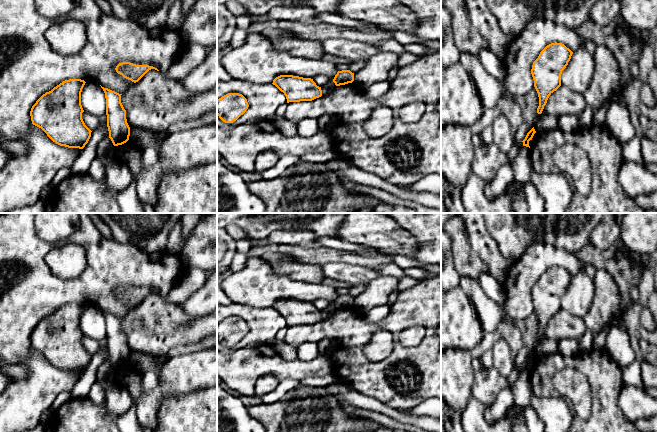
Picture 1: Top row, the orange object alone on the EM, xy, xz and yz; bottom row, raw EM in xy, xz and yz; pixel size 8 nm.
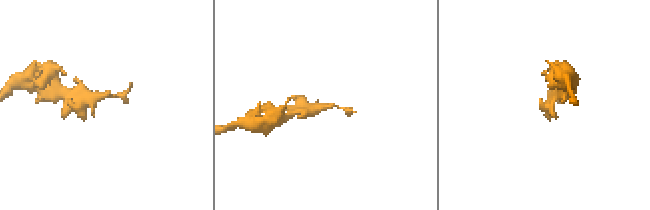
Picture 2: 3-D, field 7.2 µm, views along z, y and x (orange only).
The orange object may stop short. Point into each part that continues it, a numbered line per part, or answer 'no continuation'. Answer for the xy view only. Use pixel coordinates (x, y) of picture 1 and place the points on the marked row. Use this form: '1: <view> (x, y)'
no continuation

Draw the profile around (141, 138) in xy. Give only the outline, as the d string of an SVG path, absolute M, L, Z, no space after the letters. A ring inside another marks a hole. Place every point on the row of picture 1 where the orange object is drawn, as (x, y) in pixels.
M130 127L129 141L140 149L148 146L156 146L160 151L163 145L163 140L157 137L156 131L138 127Z

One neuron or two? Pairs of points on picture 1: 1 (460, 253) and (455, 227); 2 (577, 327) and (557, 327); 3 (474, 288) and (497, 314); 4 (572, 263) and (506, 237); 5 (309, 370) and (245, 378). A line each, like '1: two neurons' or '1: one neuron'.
1: one neuron
2: one neuron
3: one neuron
4: two neurons
5: one neuron

